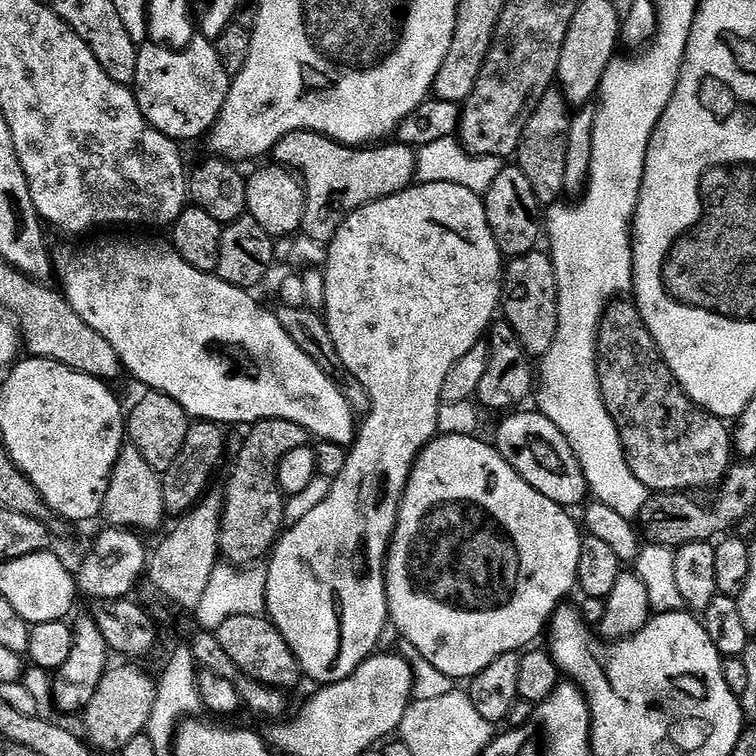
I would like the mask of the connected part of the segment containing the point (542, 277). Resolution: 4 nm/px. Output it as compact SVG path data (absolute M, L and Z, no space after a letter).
M540 250L513 257L505 267L507 276L505 293L510 302L502 306L505 319L516 332L516 337L530 358L542 358L553 345L557 333L557 278L554 274L551 257Z

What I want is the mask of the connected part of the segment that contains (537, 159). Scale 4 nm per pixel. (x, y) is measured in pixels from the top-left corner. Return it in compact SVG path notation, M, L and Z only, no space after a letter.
M559 87L549 88L546 94L542 94L538 106L534 106L516 147L515 167L526 174L526 179L534 190L534 198L541 206L551 206L565 195L567 135L570 133L572 118L570 105L564 101Z

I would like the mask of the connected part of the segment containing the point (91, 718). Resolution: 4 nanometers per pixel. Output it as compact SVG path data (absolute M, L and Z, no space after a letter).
M124 662L121 668L109 667L89 704L83 708L87 743L100 752L120 753L130 738L138 738L138 734L146 731L150 722L150 710L154 710L156 697L156 680L148 677L142 669L131 666L131 663Z

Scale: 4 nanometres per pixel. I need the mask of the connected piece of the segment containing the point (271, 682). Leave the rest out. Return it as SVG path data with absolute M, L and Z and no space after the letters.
M267 615L228 616L222 626L216 629L215 634L218 642L222 642L222 650L230 654L234 666L238 666L238 670L242 670L242 674L254 682L262 682L271 688L292 690L292 687L302 680L298 658L294 658L294 652Z

